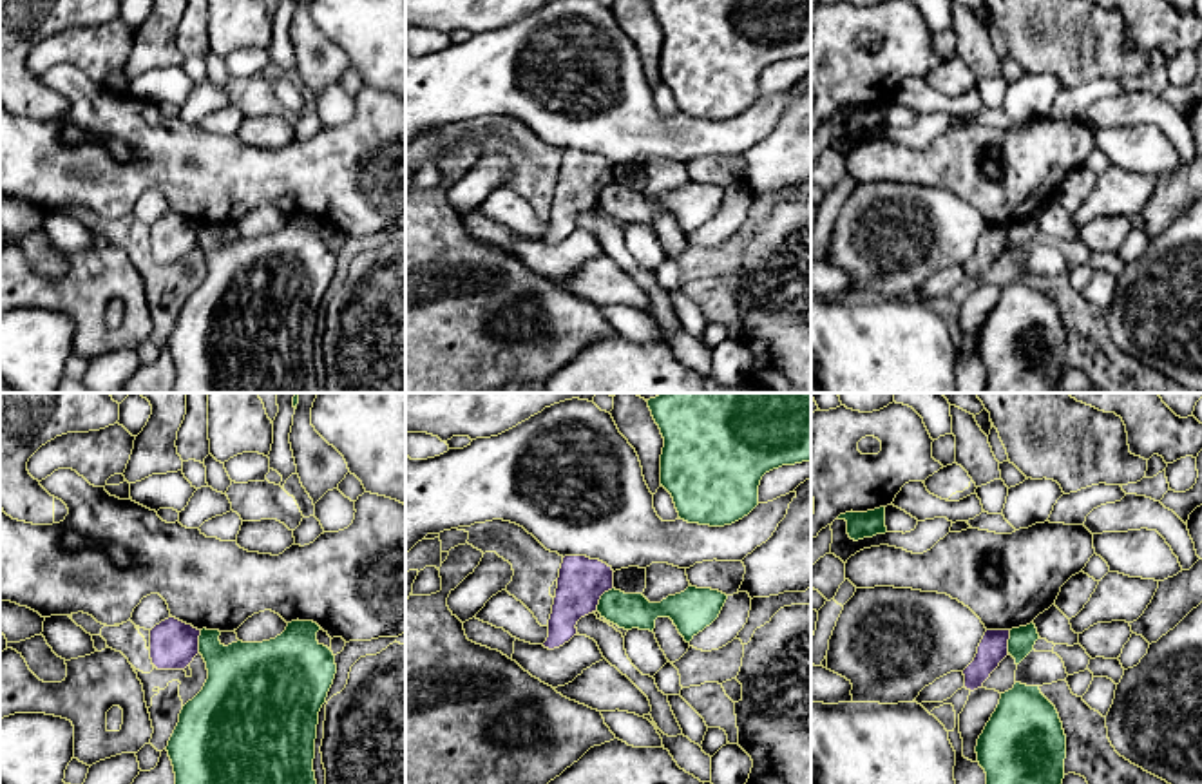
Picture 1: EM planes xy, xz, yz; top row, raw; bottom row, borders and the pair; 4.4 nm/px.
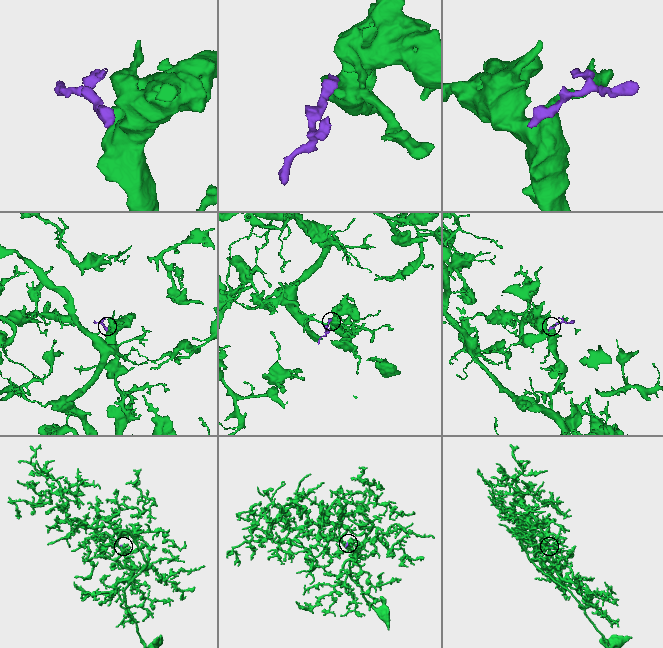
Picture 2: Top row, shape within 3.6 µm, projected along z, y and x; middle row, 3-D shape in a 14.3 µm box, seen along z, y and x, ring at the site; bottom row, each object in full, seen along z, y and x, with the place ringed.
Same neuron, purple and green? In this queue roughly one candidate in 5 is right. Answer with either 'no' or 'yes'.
no

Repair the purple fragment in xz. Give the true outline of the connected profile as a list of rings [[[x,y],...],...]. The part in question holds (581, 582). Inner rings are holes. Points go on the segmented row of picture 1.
[[[565,556],[543,646],[554,650],[577,636],[577,621],[596,612],[601,596],[612,588],[612,567],[587,556]]]

